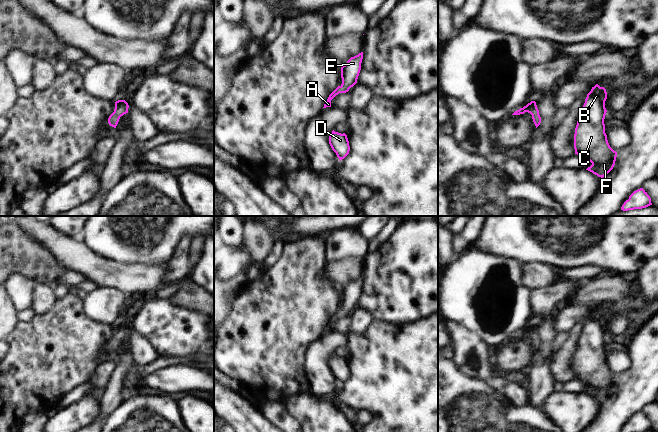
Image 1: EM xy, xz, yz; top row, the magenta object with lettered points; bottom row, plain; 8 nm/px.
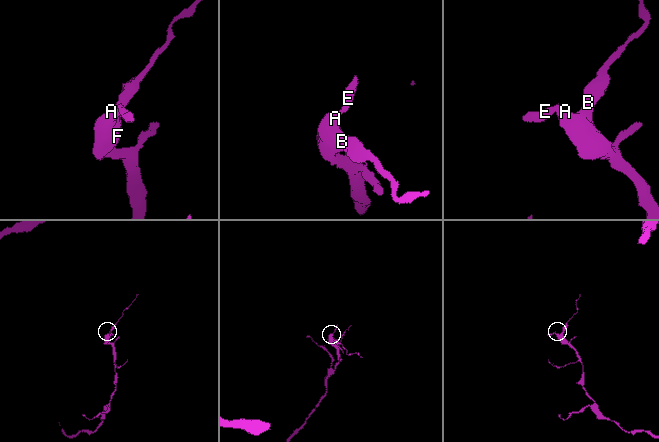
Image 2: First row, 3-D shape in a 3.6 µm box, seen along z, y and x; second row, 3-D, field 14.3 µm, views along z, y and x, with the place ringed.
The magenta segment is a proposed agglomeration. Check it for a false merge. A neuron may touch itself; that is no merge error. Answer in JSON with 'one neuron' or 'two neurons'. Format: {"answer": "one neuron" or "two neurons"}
{"answer": "one neuron"}

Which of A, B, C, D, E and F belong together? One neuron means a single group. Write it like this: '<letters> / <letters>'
A B C D E F

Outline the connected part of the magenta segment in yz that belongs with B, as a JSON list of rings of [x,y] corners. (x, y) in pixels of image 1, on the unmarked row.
[[[598,308],[592,311],[579,338],[574,358],[575,378],[590,385],[592,389],[586,394],[601,402],[613,393],[617,381],[605,357],[606,323],[604,311]]]

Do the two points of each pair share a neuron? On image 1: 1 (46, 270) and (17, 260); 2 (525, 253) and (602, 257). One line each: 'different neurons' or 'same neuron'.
1: same neuron
2: same neuron

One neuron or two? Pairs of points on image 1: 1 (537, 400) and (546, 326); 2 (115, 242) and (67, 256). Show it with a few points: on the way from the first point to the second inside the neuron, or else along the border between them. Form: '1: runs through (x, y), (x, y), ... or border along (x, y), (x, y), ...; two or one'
1: runs through (540, 382), (540, 358), (546, 351), (546, 344); one
2: border along (83, 241), (92, 251), (111, 260); two

